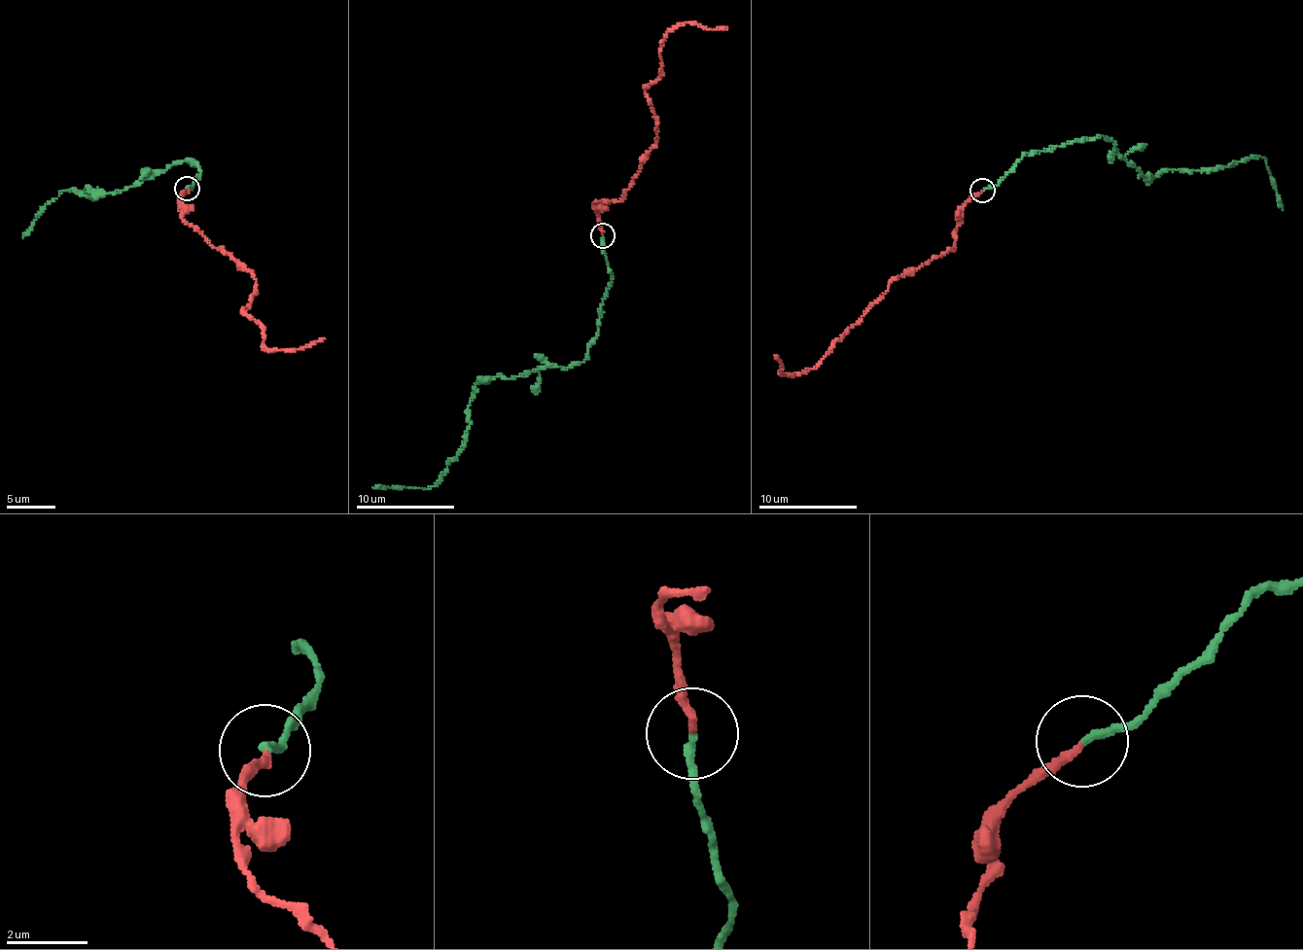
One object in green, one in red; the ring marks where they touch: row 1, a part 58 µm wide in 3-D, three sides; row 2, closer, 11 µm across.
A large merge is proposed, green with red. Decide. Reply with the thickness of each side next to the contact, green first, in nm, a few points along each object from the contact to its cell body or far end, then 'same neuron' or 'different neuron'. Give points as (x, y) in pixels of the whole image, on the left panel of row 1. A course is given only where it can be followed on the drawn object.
calibres 180 and 190 nm; course green (188, 189), (200, 170), (186, 159), (123, 190), (86, 189), (96, 198), (67, 190), (52, 198), (22, 237); course red (188, 189), (183, 217), (257, 281), (249, 305), (242, 309), (260, 325), (265, 349), (299, 349), (324, 338); same neuron

